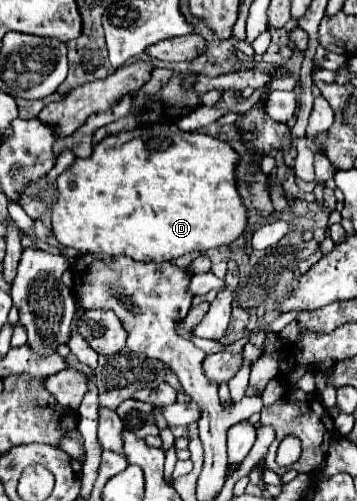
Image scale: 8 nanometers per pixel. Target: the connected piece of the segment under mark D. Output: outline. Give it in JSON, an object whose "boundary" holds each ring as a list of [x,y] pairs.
{"boundary":[[[175,123],[105,137],[89,159],[79,159],[57,177],[59,199],[53,205],[53,232],[60,244],[81,253],[127,255],[135,261],[171,261],[191,251],[227,247],[247,229],[247,209],[237,191],[237,151],[205,133],[181,131]]]}

